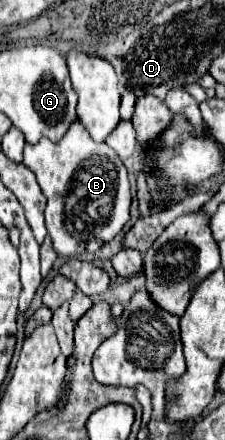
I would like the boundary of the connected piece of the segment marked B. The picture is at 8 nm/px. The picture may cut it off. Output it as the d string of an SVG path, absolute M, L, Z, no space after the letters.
M79 121L71 125L57 145L49 139L41 139L35 145L27 143L23 163L35 173L37 183L47 197L45 225L59 257L69 259L85 253L91 239L111 243L129 221L131 193L127 169L119 155L109 149L109 145L95 143Z

